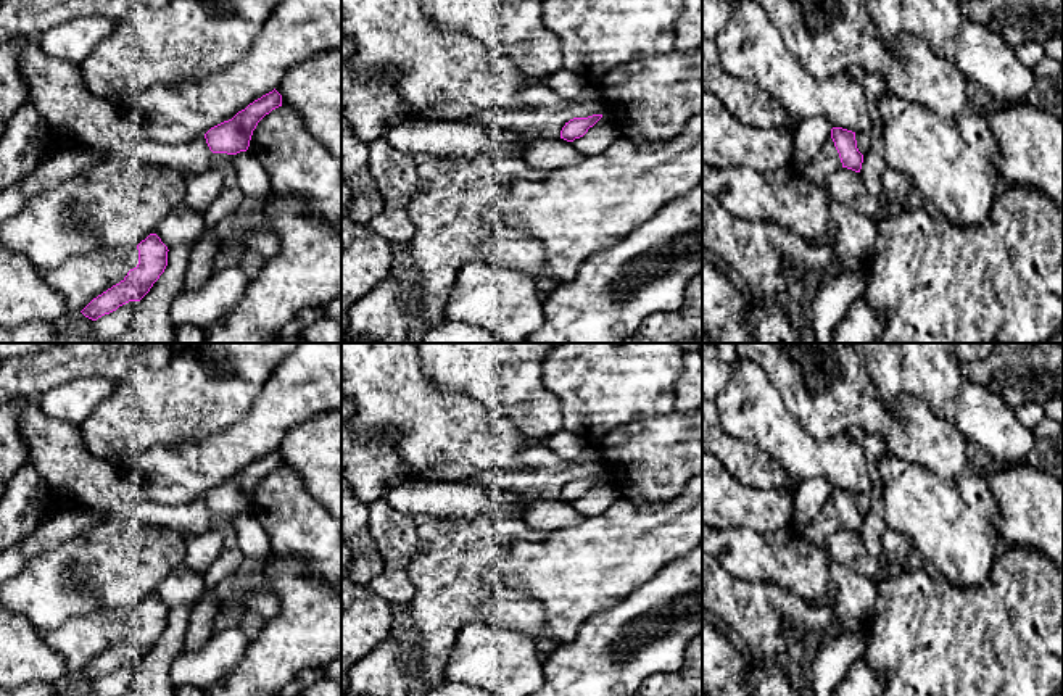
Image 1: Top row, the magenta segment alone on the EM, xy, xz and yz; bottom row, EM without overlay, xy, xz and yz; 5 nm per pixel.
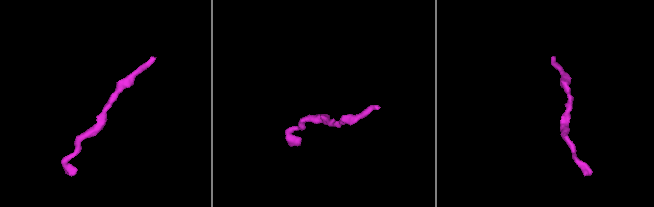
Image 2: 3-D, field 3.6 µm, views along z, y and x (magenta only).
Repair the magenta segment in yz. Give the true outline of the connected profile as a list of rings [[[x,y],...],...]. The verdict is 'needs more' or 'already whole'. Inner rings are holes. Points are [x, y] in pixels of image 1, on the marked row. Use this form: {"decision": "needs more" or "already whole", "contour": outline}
{"decision": "needs more", "contour": [[[833,127],[831,137],[804,169],[802,176],[825,190],[826,179],[841,168],[860,172],[863,155],[857,148],[855,132]]]}

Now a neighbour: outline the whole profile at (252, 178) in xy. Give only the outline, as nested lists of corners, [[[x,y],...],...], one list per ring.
[[[246,150],[234,155],[237,184],[248,201],[259,205],[271,195],[271,182],[261,163]]]

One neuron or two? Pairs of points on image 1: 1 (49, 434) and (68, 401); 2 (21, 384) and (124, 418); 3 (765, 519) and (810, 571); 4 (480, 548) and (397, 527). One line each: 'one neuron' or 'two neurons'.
1: two neurons
2: two neurons
3: two neurons
4: two neurons

